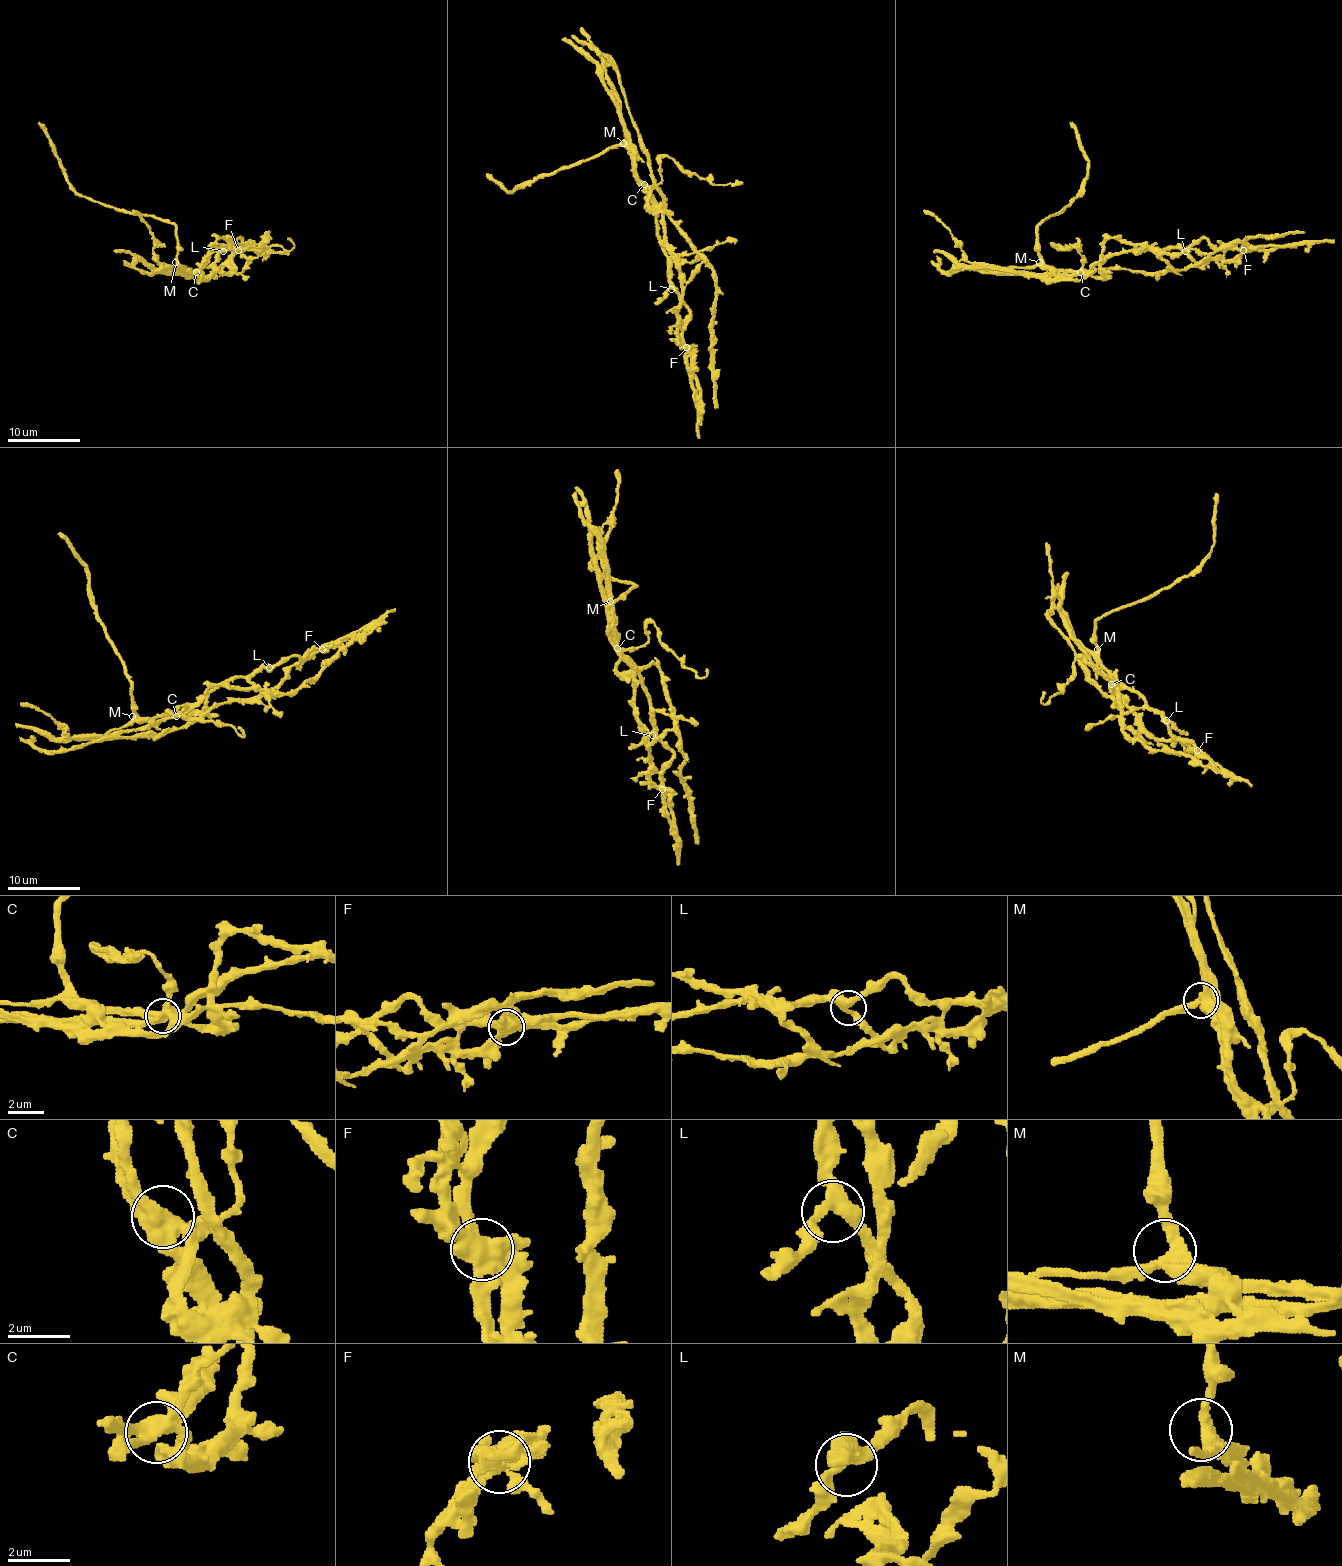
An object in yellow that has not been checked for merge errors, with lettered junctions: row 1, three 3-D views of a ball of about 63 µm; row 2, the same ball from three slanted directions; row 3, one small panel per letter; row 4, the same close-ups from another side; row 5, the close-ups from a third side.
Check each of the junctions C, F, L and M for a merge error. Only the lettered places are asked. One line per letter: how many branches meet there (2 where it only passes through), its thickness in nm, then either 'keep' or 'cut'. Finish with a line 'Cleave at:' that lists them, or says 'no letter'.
C: branches 3; calibre 500 nm; cut
F: branches 3; calibre 600 nm; cut
L: branches 3; calibre 360 nm; keep
M: branches 3; calibre 400 nm; keep
Cleave at: C, F

